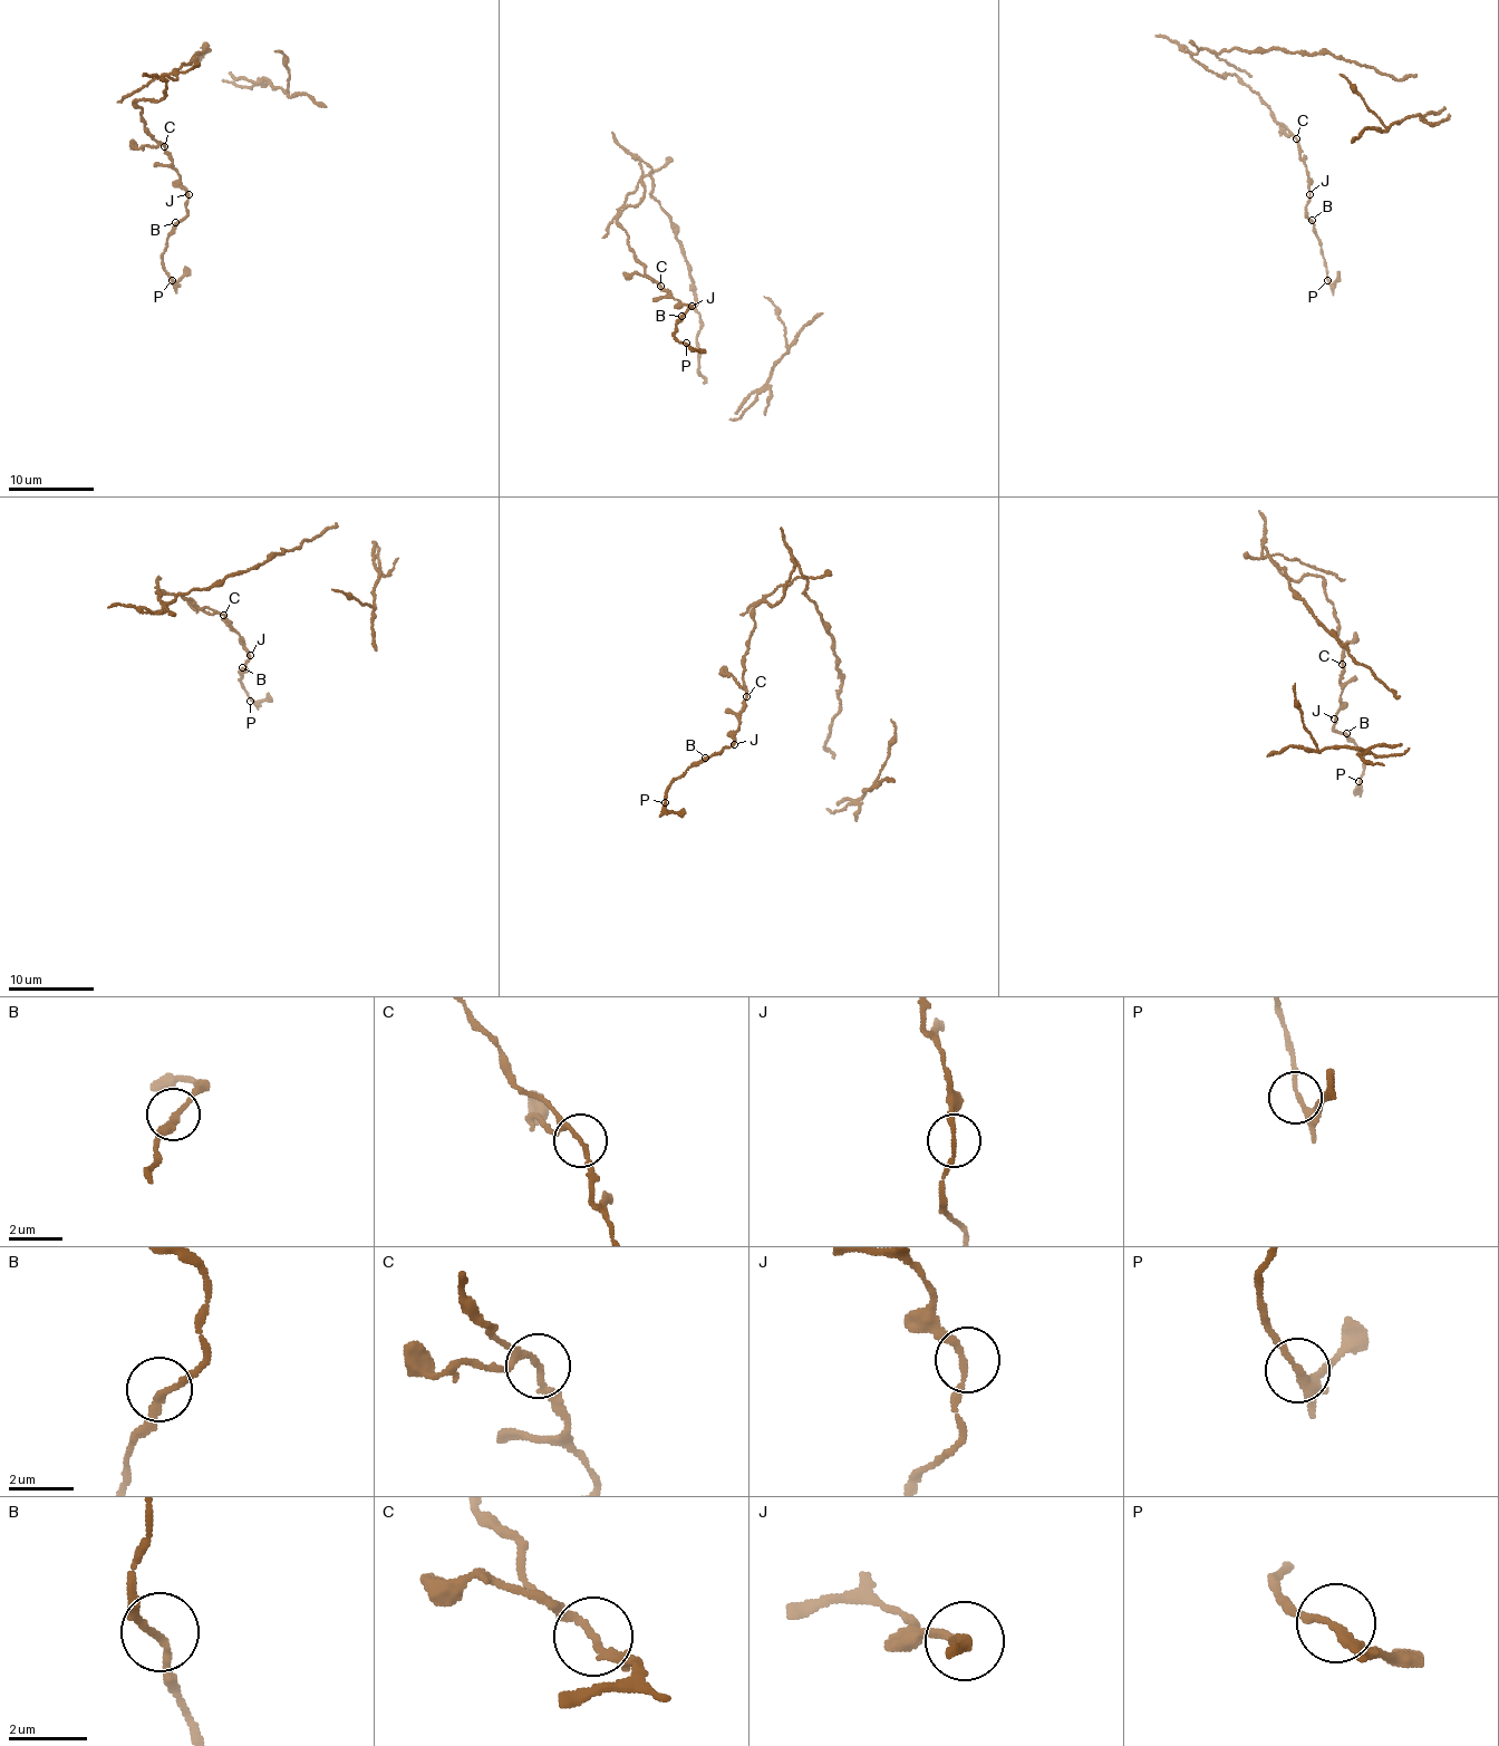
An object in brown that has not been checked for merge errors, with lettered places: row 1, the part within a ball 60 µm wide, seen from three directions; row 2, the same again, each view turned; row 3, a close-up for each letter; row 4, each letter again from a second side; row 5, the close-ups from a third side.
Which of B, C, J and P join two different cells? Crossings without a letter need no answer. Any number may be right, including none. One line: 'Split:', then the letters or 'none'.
Split: C

